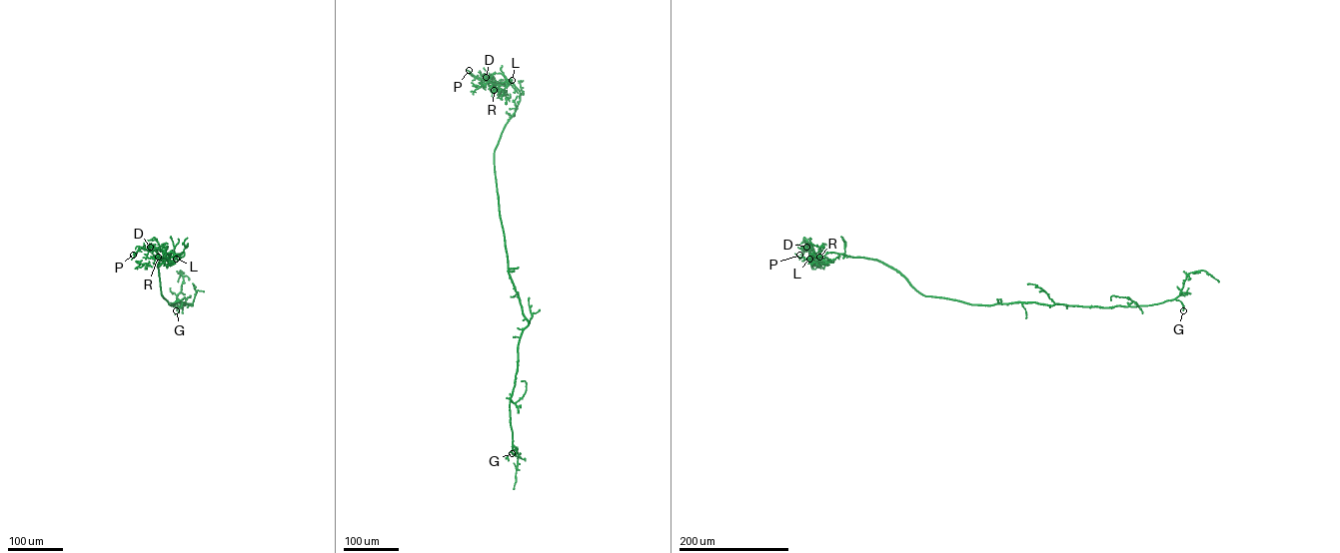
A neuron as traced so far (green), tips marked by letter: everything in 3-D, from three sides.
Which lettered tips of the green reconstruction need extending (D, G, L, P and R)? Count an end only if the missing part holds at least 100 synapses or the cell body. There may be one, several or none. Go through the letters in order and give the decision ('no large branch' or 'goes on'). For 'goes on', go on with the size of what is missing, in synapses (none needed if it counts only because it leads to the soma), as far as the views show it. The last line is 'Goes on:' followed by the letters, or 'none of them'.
D: no large branch
G: no large branch
L: goes on
P: no large branch
R: no large branch
Goes on: L

